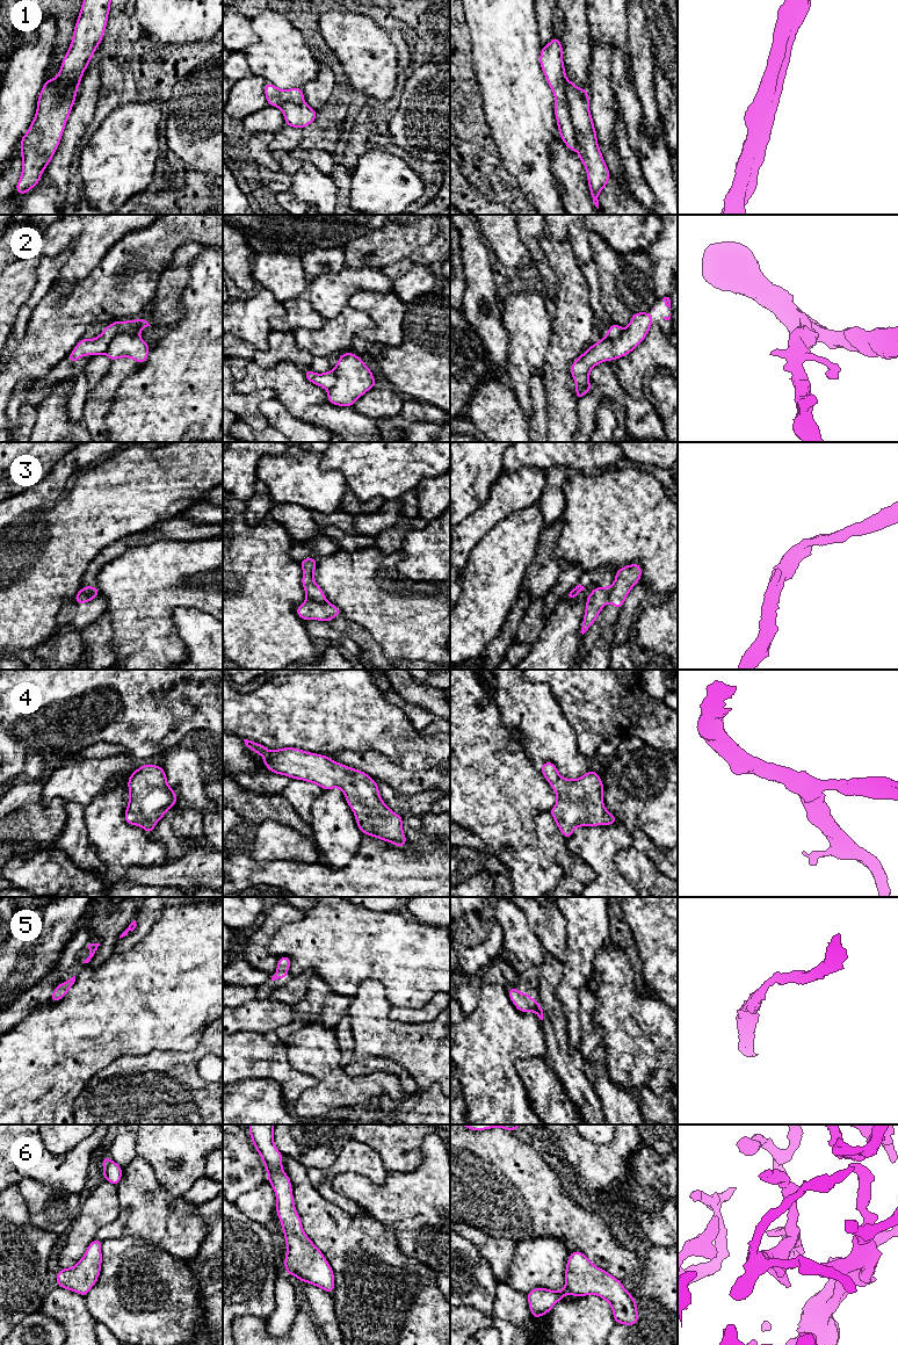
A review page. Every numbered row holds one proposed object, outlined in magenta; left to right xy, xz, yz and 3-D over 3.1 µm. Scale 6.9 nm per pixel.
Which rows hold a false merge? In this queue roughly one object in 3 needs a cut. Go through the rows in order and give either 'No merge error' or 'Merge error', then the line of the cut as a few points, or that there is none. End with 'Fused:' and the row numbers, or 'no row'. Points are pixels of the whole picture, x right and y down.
1: Merge error. Split along yz (565, 79), (566, 102), (578, 150)
2: Merge error. Split along xy (137, 334), (117, 333), (103, 353)
3: Merge error. Split along xz (308, 598), (314, 601), (326, 601)
4: No merge error. No split
5: No merge error. No split
6: No merge error. No split
Fused: 1, 2, 3

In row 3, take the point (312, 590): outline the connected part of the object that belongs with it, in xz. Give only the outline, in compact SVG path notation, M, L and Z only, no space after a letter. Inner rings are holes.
M307 557L299 562L299 564L303 569L302 585L305 590L307 599L317 602L326 602L326 596L323 590L313 579L313 572L317 567L317 559Z

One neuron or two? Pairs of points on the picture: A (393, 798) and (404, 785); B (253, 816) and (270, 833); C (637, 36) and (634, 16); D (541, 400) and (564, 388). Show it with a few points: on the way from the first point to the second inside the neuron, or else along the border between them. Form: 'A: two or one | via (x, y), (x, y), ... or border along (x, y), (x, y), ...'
A: two | border along (378, 782), (384, 782), (403, 794), (425, 792)
B: two | border along (287, 825), (280, 822), (265, 821), (252, 830)
C: one | via (637, 31), (637, 21)
D: two | border along (541, 375), (547, 398), (547, 425)

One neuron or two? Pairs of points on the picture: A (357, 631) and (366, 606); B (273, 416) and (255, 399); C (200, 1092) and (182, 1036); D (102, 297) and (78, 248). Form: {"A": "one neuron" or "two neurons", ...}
{"A": "two neurons", "B": "two neurons", "C": "two neurons", "D": "two neurons"}

